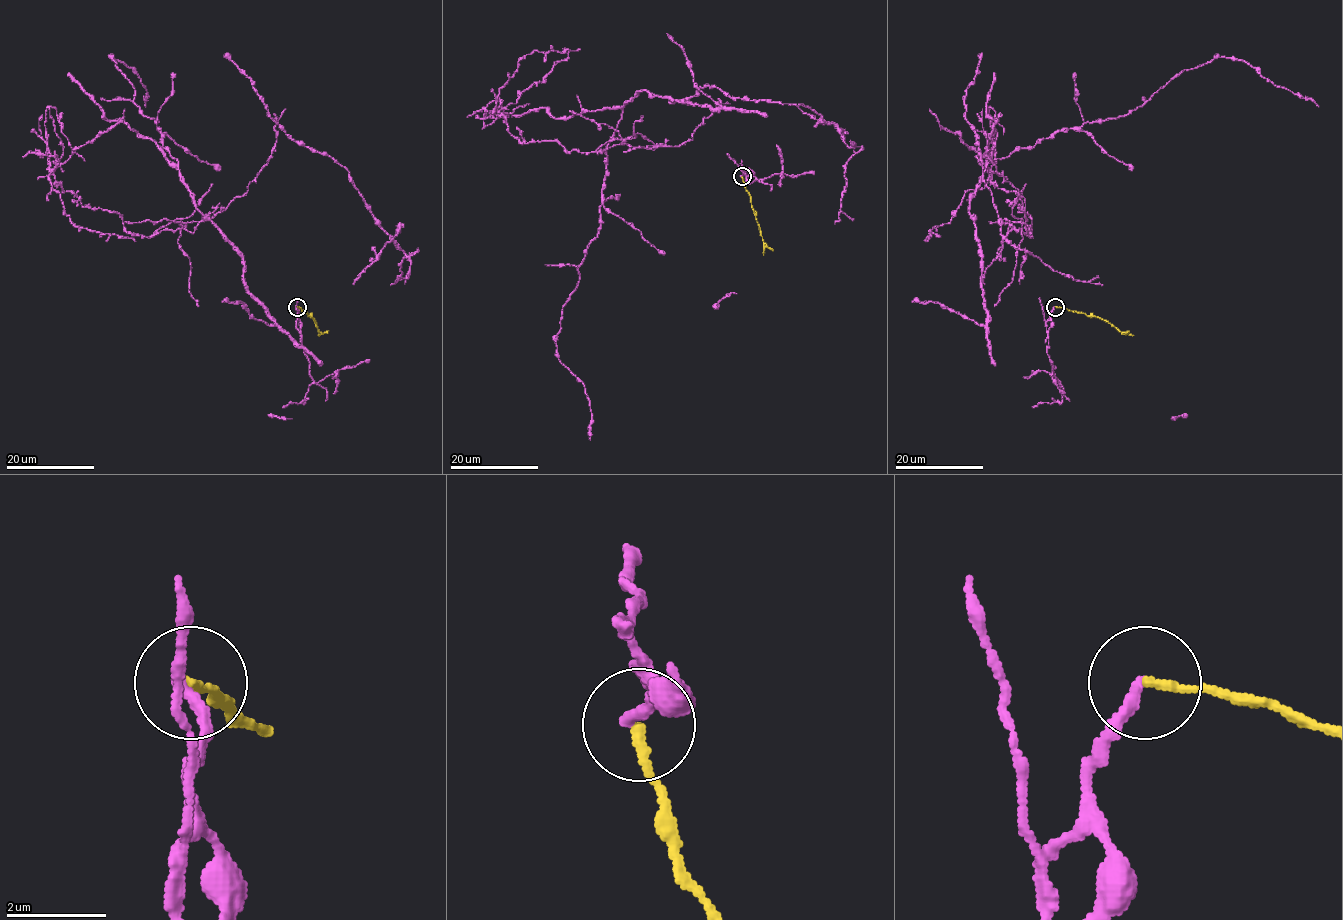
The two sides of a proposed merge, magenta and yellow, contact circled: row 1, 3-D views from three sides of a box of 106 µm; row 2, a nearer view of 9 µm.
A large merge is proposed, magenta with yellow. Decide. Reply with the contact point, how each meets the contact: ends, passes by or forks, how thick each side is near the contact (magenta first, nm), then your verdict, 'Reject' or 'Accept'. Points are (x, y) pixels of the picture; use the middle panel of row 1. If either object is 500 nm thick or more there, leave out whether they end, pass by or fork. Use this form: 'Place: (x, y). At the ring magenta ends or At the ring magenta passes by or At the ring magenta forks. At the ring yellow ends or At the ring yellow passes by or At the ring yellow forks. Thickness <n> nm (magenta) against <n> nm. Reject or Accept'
Place: (742, 176). At the ring magenta ends. At the ring yellow ends. Thickness 240 nm (magenta) against 170 nm. Reject

